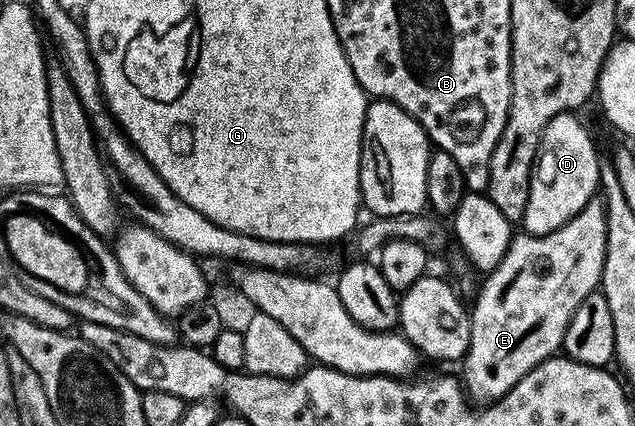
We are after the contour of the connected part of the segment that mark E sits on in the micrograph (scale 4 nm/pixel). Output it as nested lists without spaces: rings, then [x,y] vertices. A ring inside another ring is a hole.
[[[594,195],[579,215],[547,235],[514,234],[499,267],[486,274],[477,302],[471,305],[471,339],[463,358],[463,388],[474,406],[491,405],[507,395],[507,391],[527,375],[527,371],[554,356],[564,346],[571,315],[575,315],[579,303],[600,286],[605,253],[606,209],[604,199],[599,195]]]

